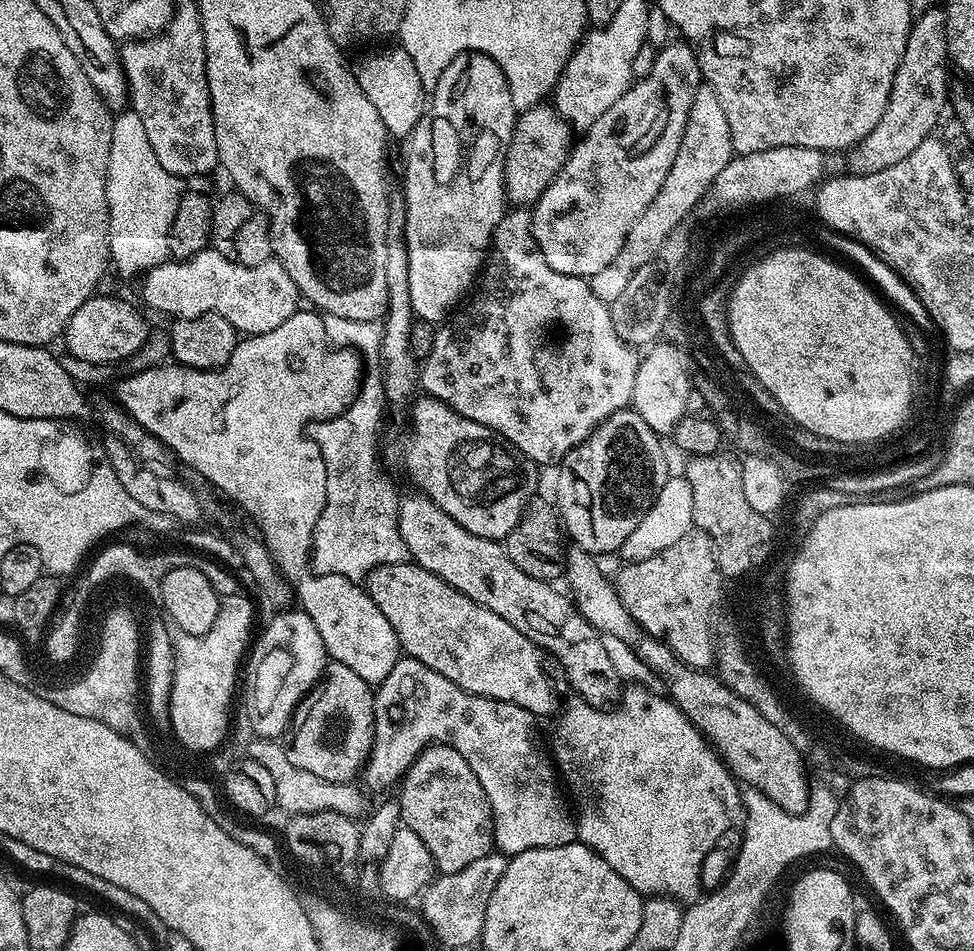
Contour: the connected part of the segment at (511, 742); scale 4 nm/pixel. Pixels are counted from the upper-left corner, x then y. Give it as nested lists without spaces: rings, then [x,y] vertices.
[[[404,656],[394,670],[386,674],[384,681],[374,688],[374,734],[368,761],[362,769],[363,787],[373,788],[376,792],[390,787],[392,783],[393,787],[406,775],[422,749],[433,742],[448,744],[458,750],[466,762],[470,762],[470,770],[474,770],[478,782],[482,782],[482,790],[486,790],[492,811],[492,838],[499,851],[511,858],[535,848],[566,846],[577,839],[576,822],[566,803],[554,761],[545,745],[544,748],[540,745],[540,732],[536,724],[538,717],[530,710],[522,710],[522,706],[514,706],[514,702],[470,694],[454,686],[450,678],[442,678],[438,670],[430,670],[430,666],[412,656]]]

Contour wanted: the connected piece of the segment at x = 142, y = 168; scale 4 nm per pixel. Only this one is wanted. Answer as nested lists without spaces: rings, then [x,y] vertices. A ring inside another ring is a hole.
[[[124,110],[112,121],[110,158],[106,170],[108,199],[108,255],[114,268],[132,276],[149,272],[154,266],[167,264],[168,239],[174,214],[182,195],[181,177],[170,174],[150,147],[150,138],[142,126],[142,118]]]

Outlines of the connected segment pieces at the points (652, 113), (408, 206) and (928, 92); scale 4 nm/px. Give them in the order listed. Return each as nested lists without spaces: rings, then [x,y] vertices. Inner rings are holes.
[[[673,39],[657,51],[650,74],[639,77],[622,98],[618,98],[618,102],[598,118],[598,122],[586,129],[581,135],[584,137],[575,141],[568,161],[531,209],[531,230],[535,241],[554,270],[574,277],[591,278],[604,270],[618,254],[630,226],[654,200],[658,190],[662,190],[662,182],[666,182],[666,174],[670,174],[670,166],[674,166],[674,154],[678,154],[686,130],[686,118],[690,118],[690,104],[701,86],[696,51],[683,39]]]
[[[464,52],[461,56],[455,56],[450,62],[450,66],[446,66],[446,70],[442,72],[442,78],[438,80],[436,87],[431,89],[430,103],[427,105],[424,115],[406,137],[408,153],[404,156],[404,195],[402,195],[402,201],[405,208],[406,253],[409,258],[410,306],[412,307],[412,315],[417,321],[433,326],[439,325],[465,299],[466,293],[477,283],[478,277],[481,275],[486,257],[492,247],[492,235],[506,211],[504,163],[512,135],[516,129],[517,119],[518,113],[510,98],[510,86],[506,82],[506,74],[502,74],[498,62],[494,62],[489,56]]]
[[[943,7],[923,9],[913,19],[912,29],[906,42],[906,54],[902,56],[902,62],[894,76],[894,86],[890,90],[890,102],[882,114],[880,124],[870,130],[870,134],[847,153],[848,168],[847,171],[853,176],[865,176],[874,174],[878,170],[886,170],[886,166],[894,166],[894,162],[902,162],[906,154],[918,150],[922,142],[933,135],[936,123],[940,120],[944,108],[946,112],[946,101],[950,96],[950,61],[948,58],[948,43],[946,34],[948,33],[948,14]]]

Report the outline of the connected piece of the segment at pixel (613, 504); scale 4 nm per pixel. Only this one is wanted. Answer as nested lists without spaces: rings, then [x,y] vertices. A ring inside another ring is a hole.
[[[631,407],[623,408],[620,412],[610,414],[583,440],[578,447],[570,450],[558,465],[560,473],[556,476],[555,507],[562,521],[565,533],[572,535],[571,543],[577,548],[593,554],[600,552],[619,553],[620,547],[630,538],[630,533],[638,522],[654,506],[658,498],[658,490],[662,490],[668,481],[670,469],[668,460],[664,457],[664,448],[661,437],[656,435],[646,422]]]

